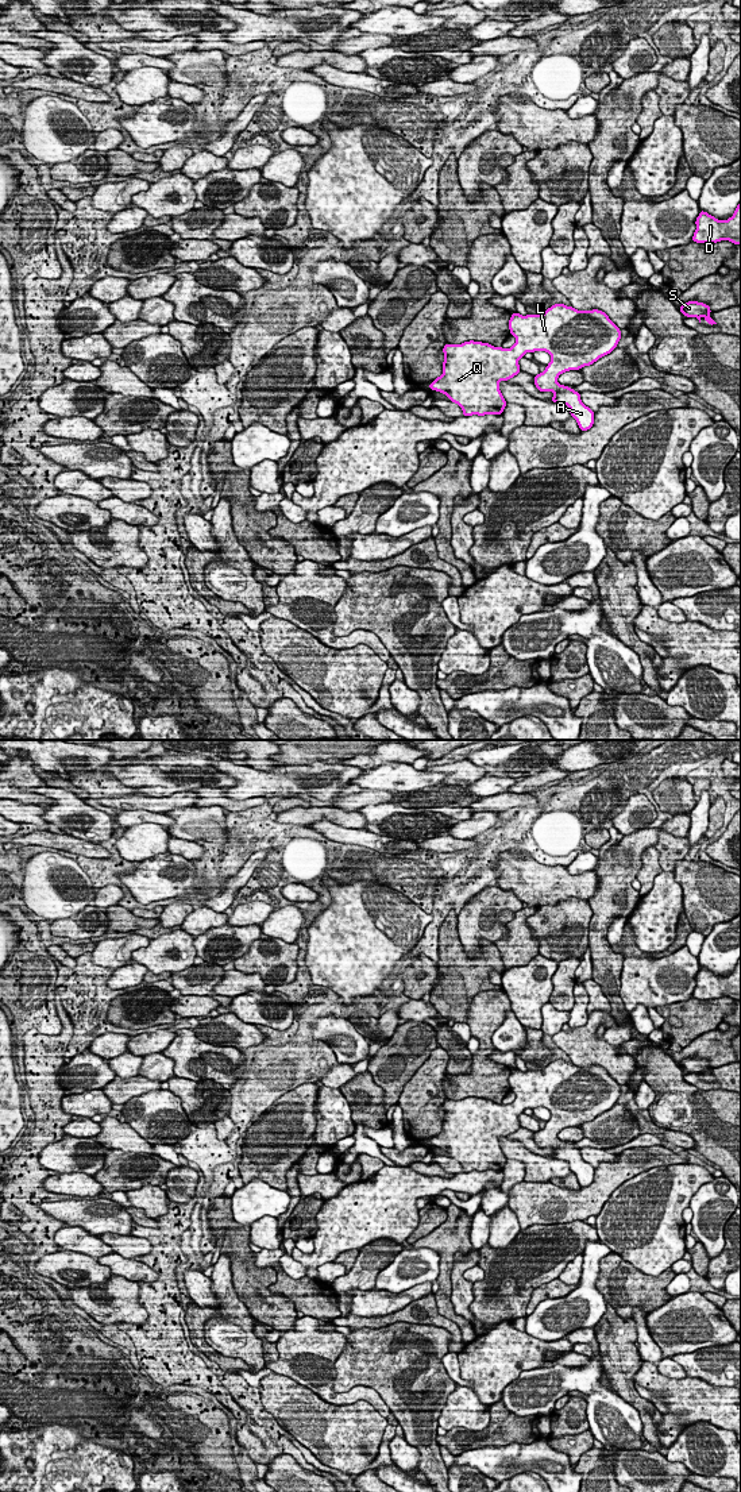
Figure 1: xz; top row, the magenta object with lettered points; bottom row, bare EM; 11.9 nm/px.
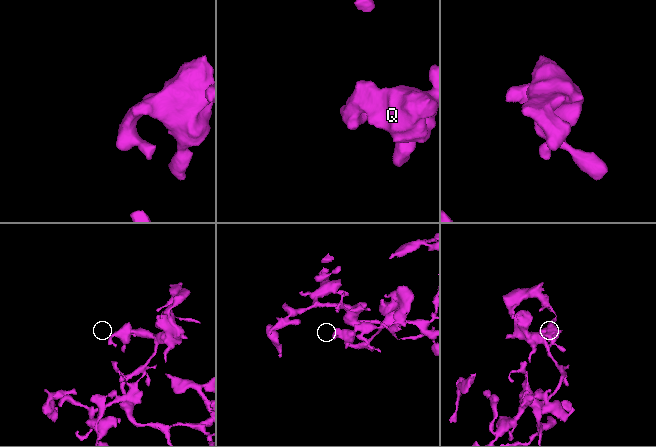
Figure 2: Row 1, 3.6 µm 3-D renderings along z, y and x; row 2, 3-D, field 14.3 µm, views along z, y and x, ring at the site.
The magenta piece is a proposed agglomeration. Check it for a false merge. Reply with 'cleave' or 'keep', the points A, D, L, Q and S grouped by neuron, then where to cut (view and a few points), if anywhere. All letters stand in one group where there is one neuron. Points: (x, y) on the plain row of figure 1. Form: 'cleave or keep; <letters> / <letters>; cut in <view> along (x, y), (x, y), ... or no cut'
keep; A D L Q S; no cut

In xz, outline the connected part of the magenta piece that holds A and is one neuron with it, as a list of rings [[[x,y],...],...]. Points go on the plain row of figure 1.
[[[561,1059],[553,1060],[543,1071],[512,1069],[509,1086],[510,1091],[516,1094],[516,1099],[510,1104],[474,1096],[445,1100],[443,1103],[443,1130],[429,1140],[429,1145],[445,1150],[449,1157],[458,1160],[463,1172],[502,1171],[507,1158],[499,1146],[499,1138],[507,1137],[521,1127],[518,1117],[526,1109],[545,1107],[551,1111],[551,1118],[543,1129],[534,1131],[534,1142],[540,1148],[552,1148],[551,1158],[567,1161],[580,1187],[590,1185],[594,1181],[595,1169],[582,1158],[579,1148],[560,1141],[557,1134],[566,1127],[580,1126],[610,1110],[621,1095],[621,1086],[602,1067],[578,1067]]]

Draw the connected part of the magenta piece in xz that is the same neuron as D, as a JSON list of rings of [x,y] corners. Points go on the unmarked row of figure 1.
[[[741,957],[728,976],[718,976],[705,967],[695,976],[696,986],[692,992],[695,999],[717,999],[729,996],[741,1001]]]

